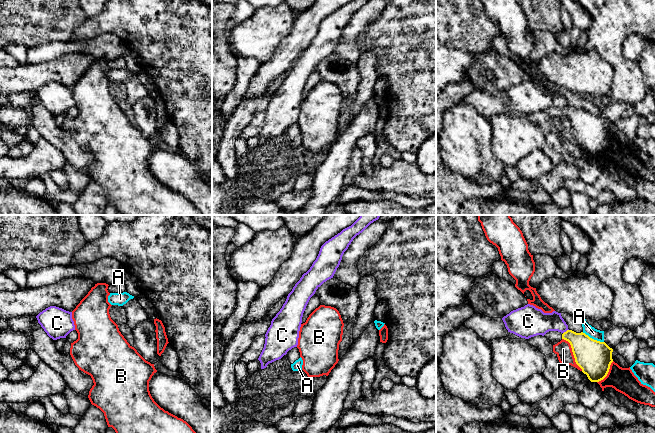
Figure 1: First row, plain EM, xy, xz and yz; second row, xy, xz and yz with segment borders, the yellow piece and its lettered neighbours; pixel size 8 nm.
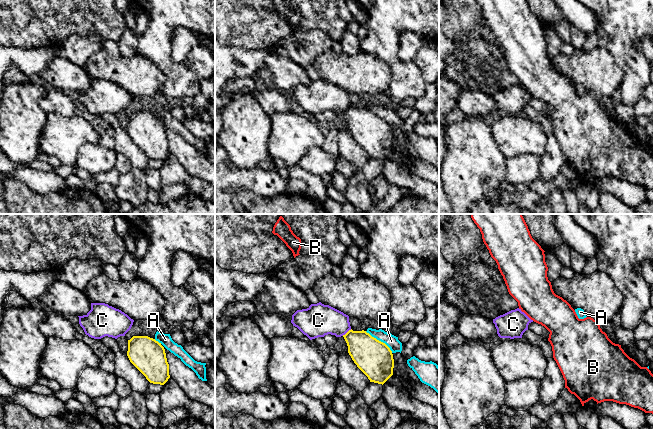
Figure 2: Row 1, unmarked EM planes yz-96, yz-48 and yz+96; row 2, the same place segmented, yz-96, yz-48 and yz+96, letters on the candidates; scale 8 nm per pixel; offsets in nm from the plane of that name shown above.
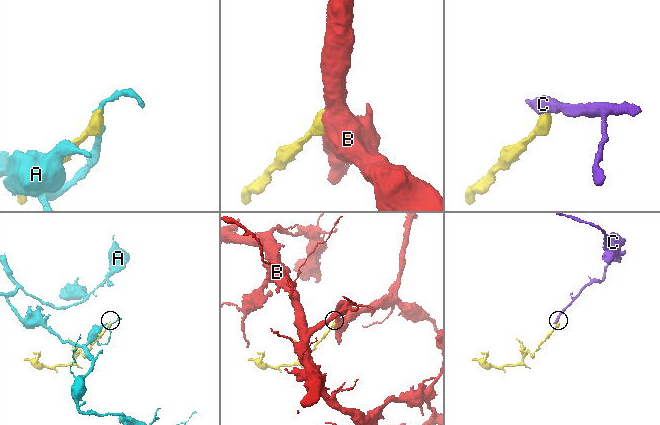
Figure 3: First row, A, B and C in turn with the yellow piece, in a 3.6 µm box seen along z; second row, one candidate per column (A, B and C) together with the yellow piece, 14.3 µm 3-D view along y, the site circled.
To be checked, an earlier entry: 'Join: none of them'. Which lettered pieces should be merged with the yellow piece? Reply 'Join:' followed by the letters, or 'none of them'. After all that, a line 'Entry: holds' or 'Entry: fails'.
Join: none of them
Entry: holds

